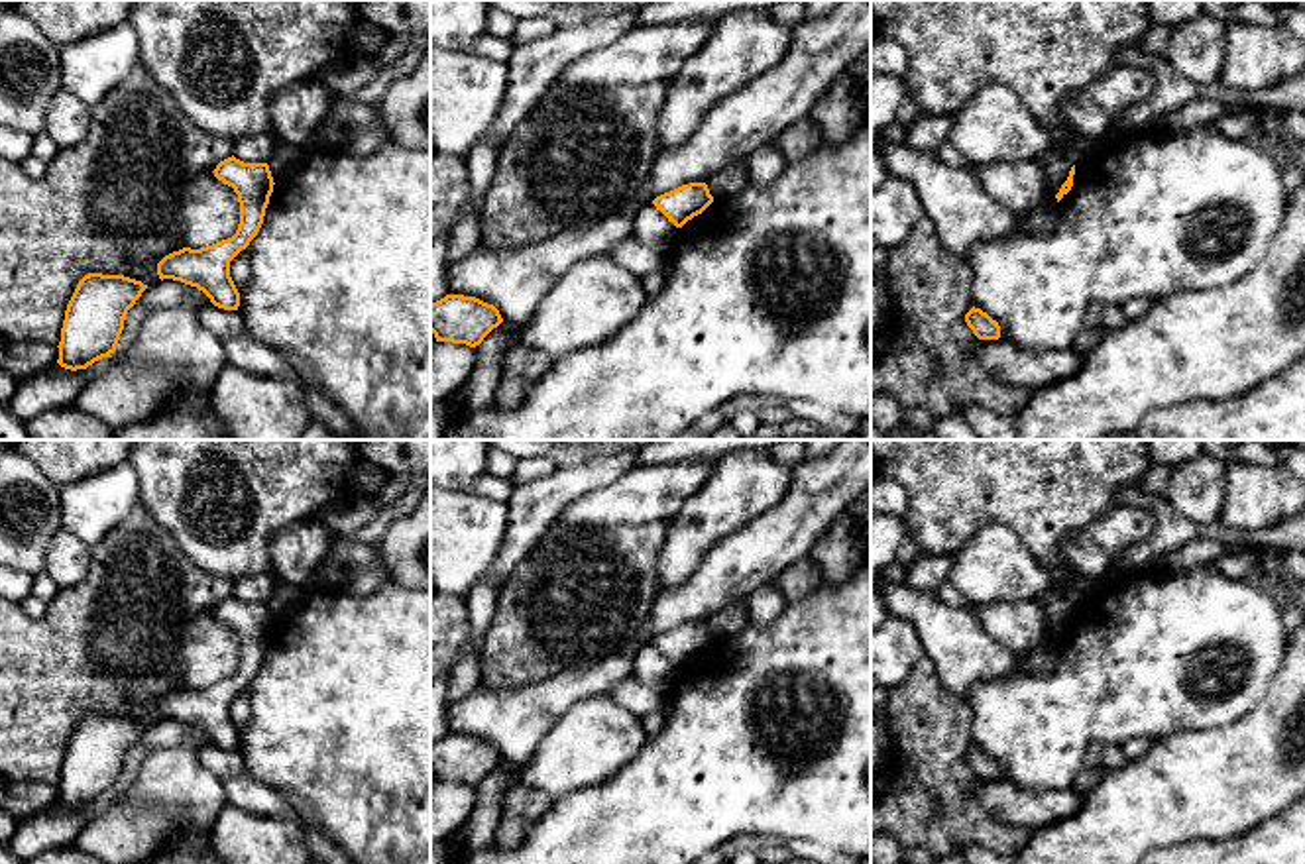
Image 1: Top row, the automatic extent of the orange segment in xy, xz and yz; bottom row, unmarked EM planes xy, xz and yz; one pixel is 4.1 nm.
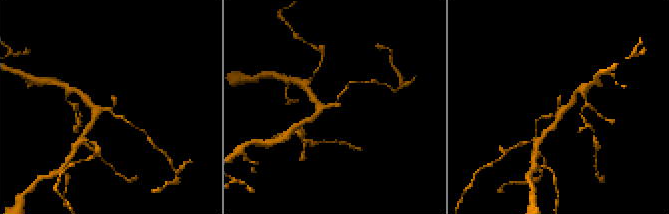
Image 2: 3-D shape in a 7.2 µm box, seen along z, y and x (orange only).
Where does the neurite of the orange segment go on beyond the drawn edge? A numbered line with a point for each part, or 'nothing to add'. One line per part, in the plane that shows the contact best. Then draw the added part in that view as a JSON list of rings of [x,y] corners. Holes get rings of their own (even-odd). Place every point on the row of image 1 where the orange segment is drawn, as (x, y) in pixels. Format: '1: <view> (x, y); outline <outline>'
nothing to add

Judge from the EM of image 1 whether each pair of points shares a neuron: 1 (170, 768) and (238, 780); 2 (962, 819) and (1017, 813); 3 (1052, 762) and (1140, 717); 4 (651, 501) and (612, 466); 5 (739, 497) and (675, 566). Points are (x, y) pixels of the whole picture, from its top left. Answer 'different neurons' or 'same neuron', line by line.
1: different neurons
2: different neurons
3: same neuron
4: different neurons
5: same neuron

